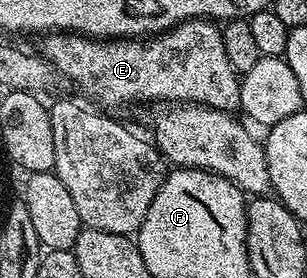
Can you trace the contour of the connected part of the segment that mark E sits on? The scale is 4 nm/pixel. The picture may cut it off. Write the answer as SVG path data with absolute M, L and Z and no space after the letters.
M203 17L180 21L174 29L166 29L164 33L144 39L102 39L86 37L84 33L50 31L40 38L39 53L57 69L65 81L69 80L79 92L86 93L90 102L98 101L93 103L109 111L117 111L113 109L120 105L133 105L136 101L153 101L189 102L232 114L241 107L241 77L235 67L231 67L231 59L227 59L227 47L223 47L221 31L220 24Z

